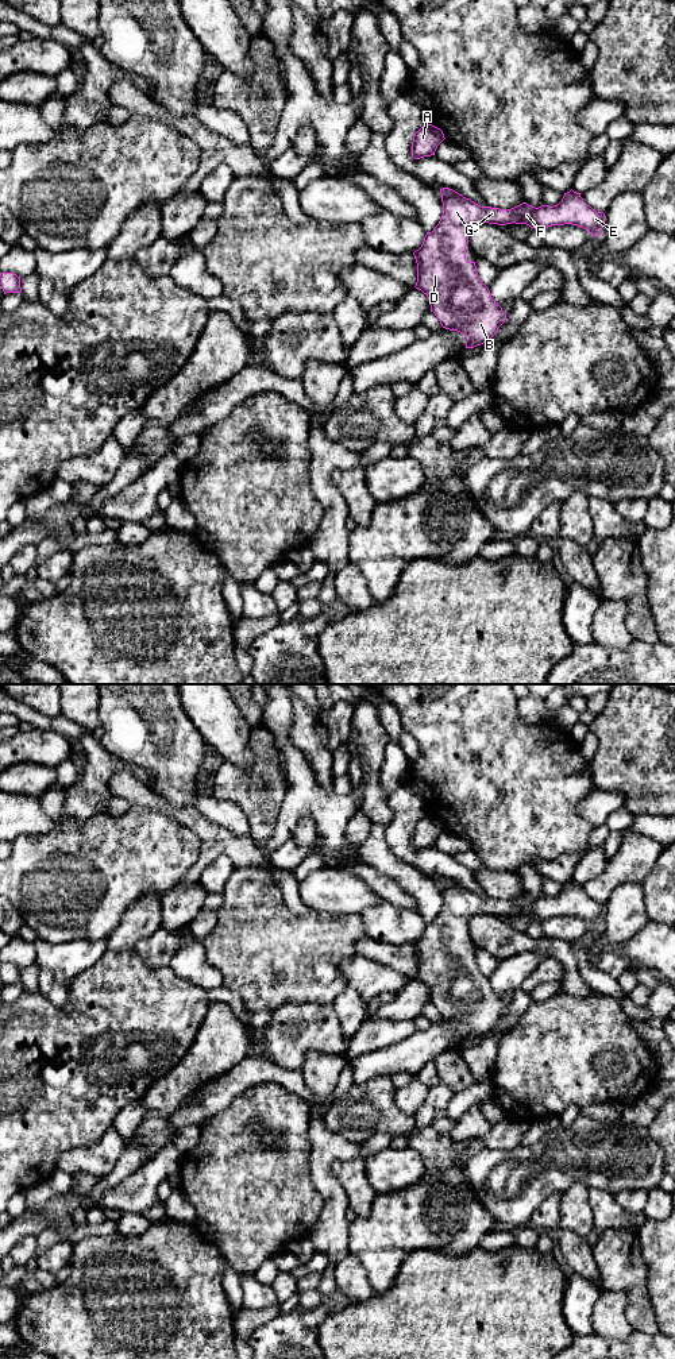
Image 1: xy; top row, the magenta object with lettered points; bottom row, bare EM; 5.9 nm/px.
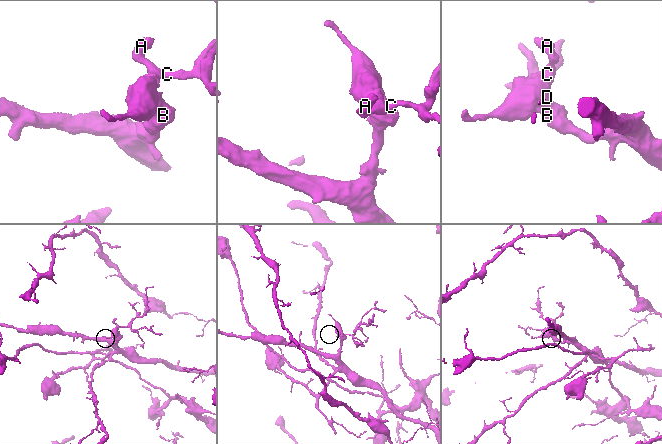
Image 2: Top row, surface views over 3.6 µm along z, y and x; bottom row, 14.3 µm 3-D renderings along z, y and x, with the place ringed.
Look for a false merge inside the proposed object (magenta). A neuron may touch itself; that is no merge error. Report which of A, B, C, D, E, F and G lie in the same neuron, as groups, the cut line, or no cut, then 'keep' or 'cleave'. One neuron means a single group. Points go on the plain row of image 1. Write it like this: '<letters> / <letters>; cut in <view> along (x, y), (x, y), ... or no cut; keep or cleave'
A B C D E F G; no cut; keep

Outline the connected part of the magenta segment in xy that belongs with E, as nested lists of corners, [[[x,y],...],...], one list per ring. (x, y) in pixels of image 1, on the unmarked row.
[[[450,879],[440,880],[440,884],[441,910],[413,943],[417,954],[414,978],[428,988],[431,1003],[443,1019],[466,1027],[466,1039],[490,1031],[506,1011],[506,1004],[479,970],[475,953],[466,951],[468,926],[475,915],[516,914],[537,922],[572,915],[595,928],[605,915],[605,904],[587,896],[572,880],[558,896],[535,899],[522,893],[512,900],[481,897]]]

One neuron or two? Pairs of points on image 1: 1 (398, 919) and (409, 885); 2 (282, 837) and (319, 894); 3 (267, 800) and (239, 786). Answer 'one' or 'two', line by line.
1: two
2: two
3: one

